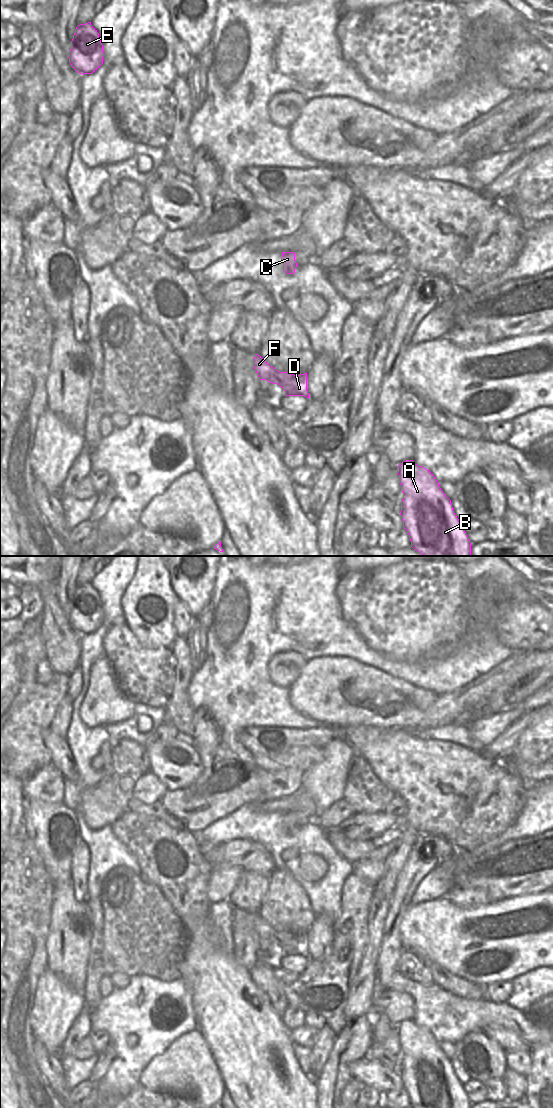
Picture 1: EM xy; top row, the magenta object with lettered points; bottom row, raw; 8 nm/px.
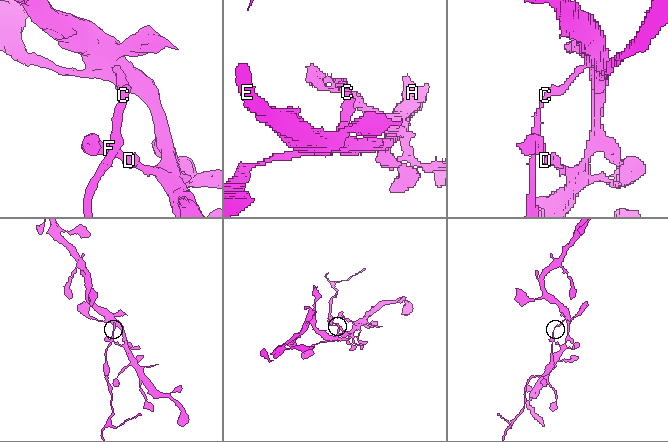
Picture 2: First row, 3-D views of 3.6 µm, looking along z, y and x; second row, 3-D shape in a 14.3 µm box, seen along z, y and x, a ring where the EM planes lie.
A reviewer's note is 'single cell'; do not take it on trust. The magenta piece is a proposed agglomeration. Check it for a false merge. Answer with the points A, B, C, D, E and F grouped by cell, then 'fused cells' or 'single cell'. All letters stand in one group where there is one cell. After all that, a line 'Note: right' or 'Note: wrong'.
groups A B D E / C F; fused cells
Note: wrong

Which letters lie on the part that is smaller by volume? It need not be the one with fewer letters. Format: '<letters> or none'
C, F.

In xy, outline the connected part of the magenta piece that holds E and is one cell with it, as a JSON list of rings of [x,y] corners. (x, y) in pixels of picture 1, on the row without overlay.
[[[91,582],[76,587],[71,609],[69,623],[80,634],[92,634],[103,624],[103,605],[97,590]]]

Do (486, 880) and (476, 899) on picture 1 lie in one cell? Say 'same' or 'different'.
different

